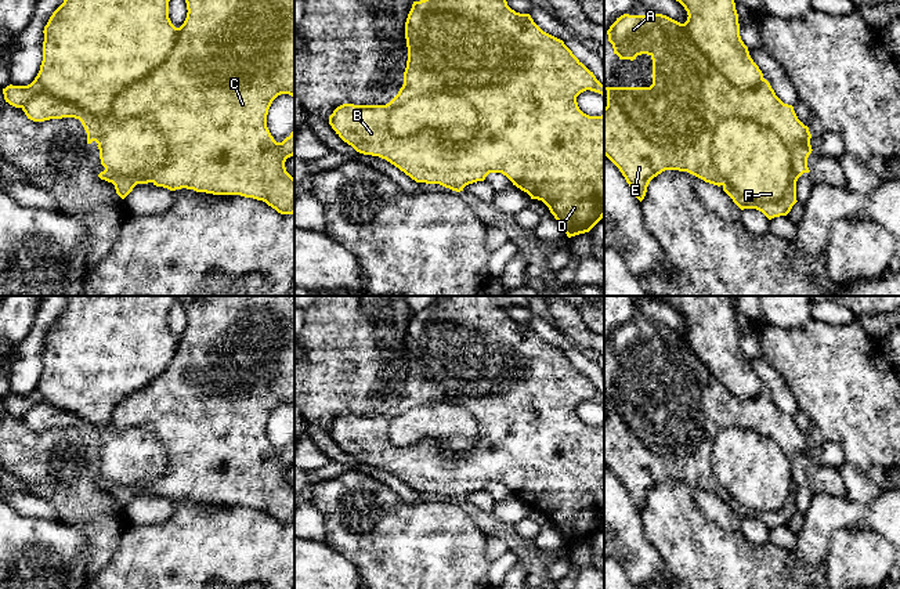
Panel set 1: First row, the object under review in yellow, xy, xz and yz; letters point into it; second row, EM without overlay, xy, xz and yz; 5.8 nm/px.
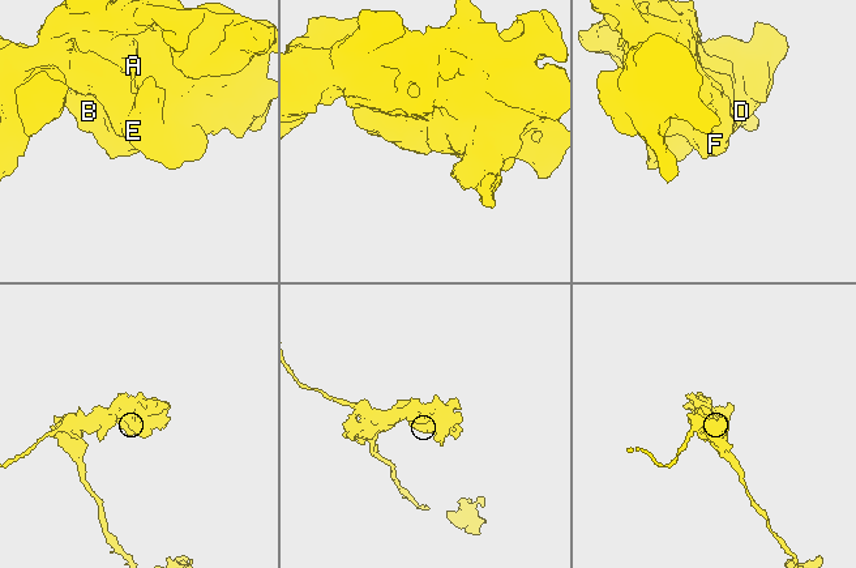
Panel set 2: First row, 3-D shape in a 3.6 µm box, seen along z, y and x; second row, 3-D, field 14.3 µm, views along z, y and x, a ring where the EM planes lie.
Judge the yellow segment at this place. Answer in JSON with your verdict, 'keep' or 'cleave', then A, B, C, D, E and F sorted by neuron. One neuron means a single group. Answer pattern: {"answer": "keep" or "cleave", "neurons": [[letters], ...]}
{"answer": "cleave", "neurons": [["A", "B", "C", "D", "E"], ["F"]]}

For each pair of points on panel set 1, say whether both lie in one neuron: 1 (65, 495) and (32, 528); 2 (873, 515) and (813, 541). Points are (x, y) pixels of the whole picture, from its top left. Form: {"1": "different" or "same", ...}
{"1": "different", "2": "same"}

